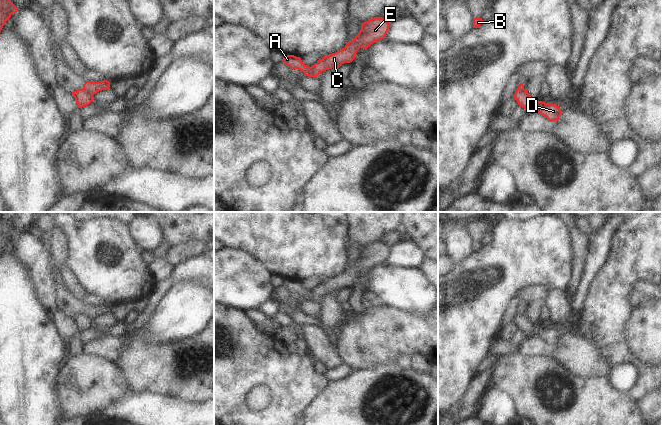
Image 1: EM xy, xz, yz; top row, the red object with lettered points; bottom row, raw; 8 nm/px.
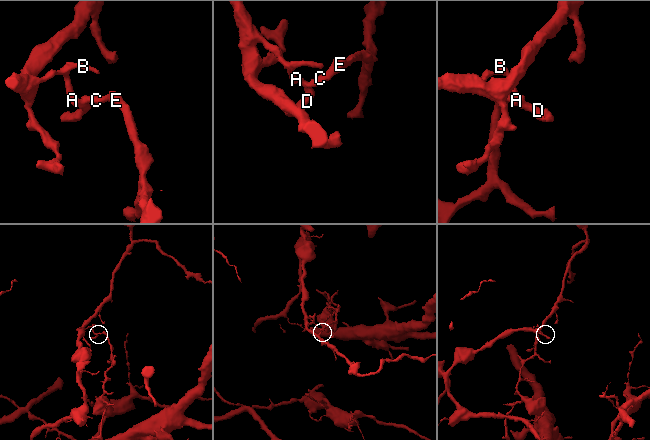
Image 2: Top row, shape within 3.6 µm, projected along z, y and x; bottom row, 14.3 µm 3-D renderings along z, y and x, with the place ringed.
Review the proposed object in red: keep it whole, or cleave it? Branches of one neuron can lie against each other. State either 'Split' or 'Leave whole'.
Split.

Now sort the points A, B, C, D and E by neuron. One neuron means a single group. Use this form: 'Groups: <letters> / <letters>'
Groups: A B D / C E.

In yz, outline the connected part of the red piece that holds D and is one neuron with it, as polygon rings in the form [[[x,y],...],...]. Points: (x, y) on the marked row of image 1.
[[[517,89],[513,98],[517,101],[520,107],[529,110],[530,112],[538,112],[550,122],[558,121],[559,117],[562,115],[562,111],[559,106],[535,100],[525,89]]]

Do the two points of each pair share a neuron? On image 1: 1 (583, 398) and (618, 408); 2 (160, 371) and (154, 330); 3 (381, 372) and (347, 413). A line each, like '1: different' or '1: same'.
1: same
2: different
3: same

